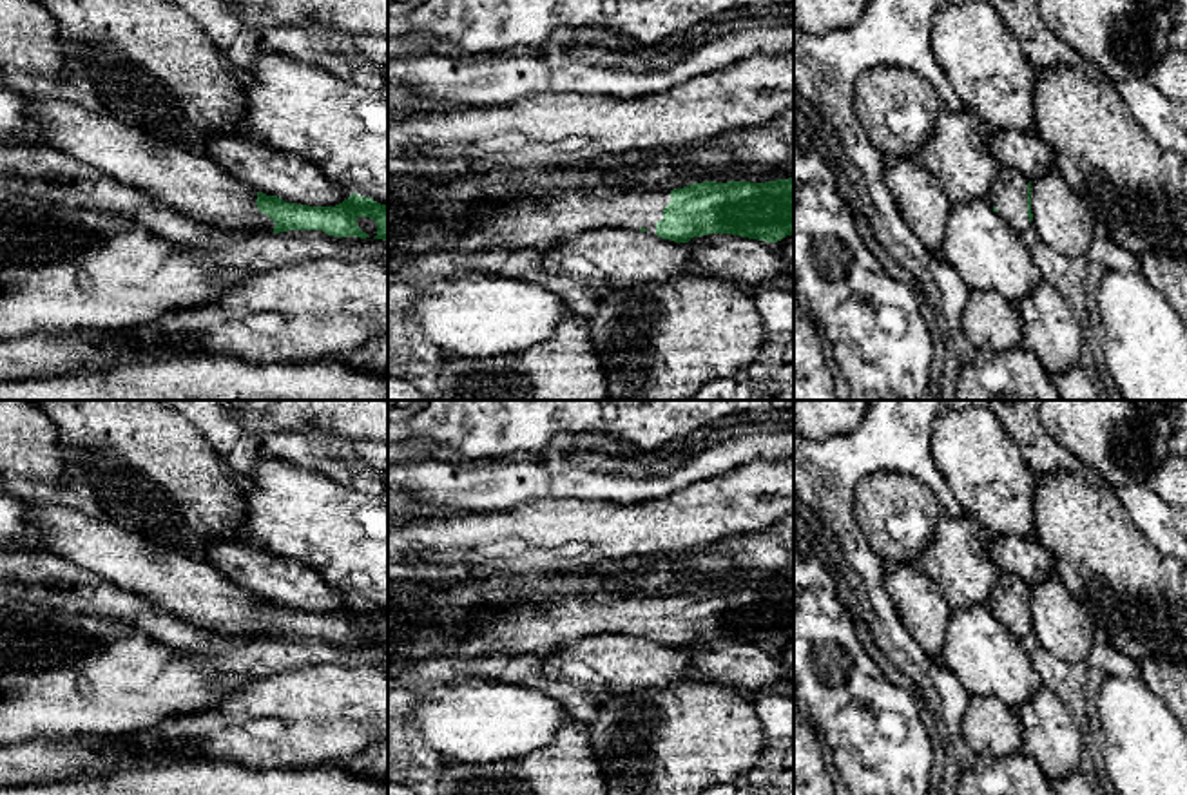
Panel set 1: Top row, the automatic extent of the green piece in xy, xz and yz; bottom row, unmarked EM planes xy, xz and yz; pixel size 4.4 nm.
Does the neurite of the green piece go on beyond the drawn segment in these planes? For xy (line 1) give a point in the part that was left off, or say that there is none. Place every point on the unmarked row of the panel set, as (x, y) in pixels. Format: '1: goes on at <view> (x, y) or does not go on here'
1: does not go on here

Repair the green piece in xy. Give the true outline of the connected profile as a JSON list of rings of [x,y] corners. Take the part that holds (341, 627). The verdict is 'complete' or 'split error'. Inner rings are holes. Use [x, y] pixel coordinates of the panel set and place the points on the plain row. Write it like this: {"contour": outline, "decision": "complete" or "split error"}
{"contour": [[[257,598],[256,610],[274,628],[274,639],[288,636],[323,636],[333,643],[370,643],[357,632],[359,623],[370,623],[377,628],[377,641],[388,648],[388,610],[381,610],[372,603],[352,598],[348,605],[335,612],[308,612],[286,608],[277,601]]], "decision": "complete"}

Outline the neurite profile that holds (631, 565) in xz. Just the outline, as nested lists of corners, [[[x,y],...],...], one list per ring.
[[[625,556],[614,561],[598,563],[589,569],[587,576],[580,576],[576,570],[556,574],[562,587],[569,589],[584,589],[589,583],[600,583],[605,576],[631,576],[638,578],[643,574],[645,565],[649,563],[651,556]]]

